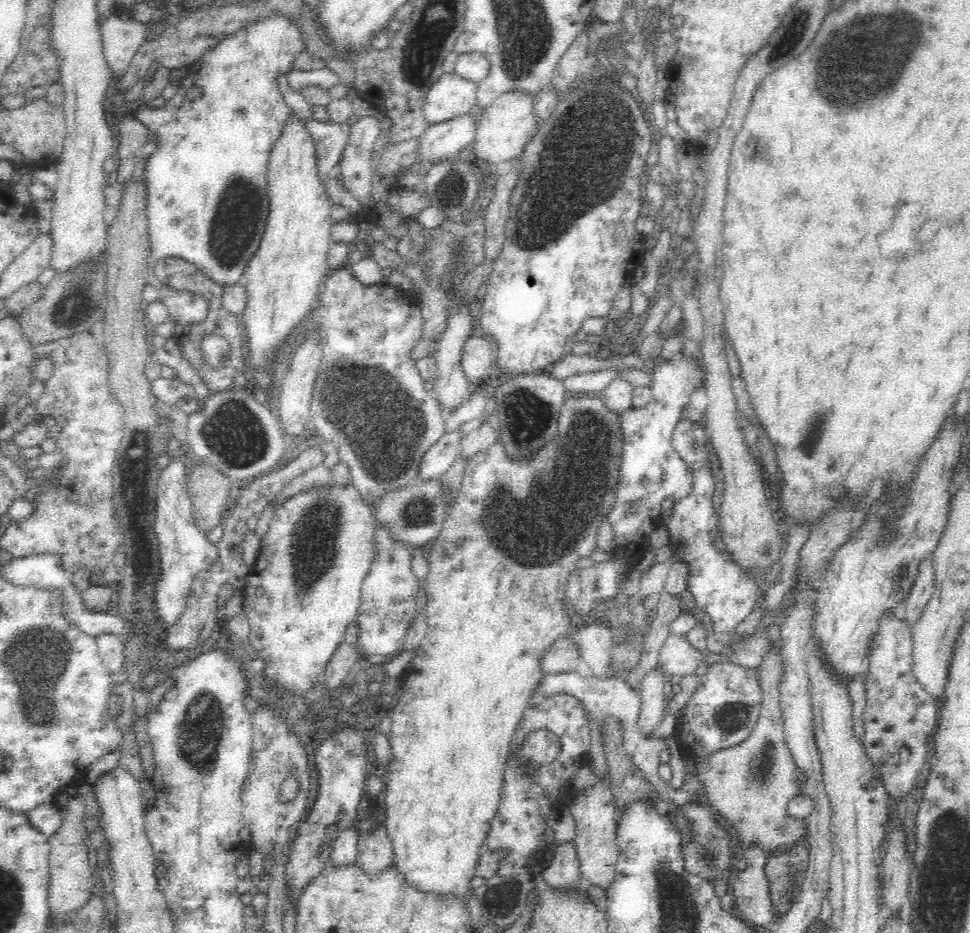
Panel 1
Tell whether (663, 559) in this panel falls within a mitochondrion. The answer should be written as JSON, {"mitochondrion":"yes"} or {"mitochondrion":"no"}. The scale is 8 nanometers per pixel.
{"mitochondrion":"no"}

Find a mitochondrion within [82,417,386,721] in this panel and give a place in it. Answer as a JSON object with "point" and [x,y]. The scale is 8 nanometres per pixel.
{"point":[315,538]}

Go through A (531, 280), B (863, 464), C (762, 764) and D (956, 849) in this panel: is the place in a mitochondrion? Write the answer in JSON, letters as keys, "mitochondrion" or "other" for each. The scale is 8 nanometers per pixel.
{"A":"other","B":"other","C":"mitochondrion","D":"mitochondrion"}

